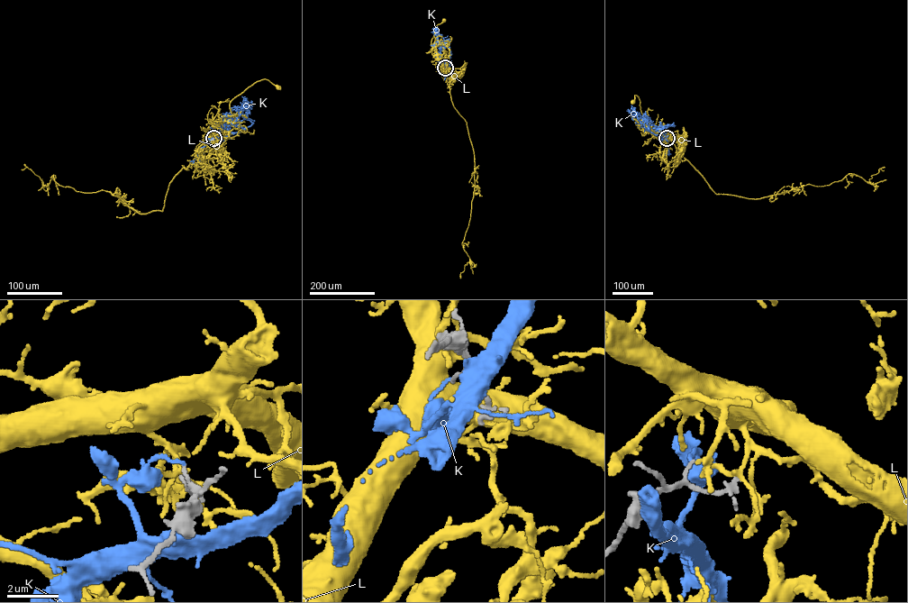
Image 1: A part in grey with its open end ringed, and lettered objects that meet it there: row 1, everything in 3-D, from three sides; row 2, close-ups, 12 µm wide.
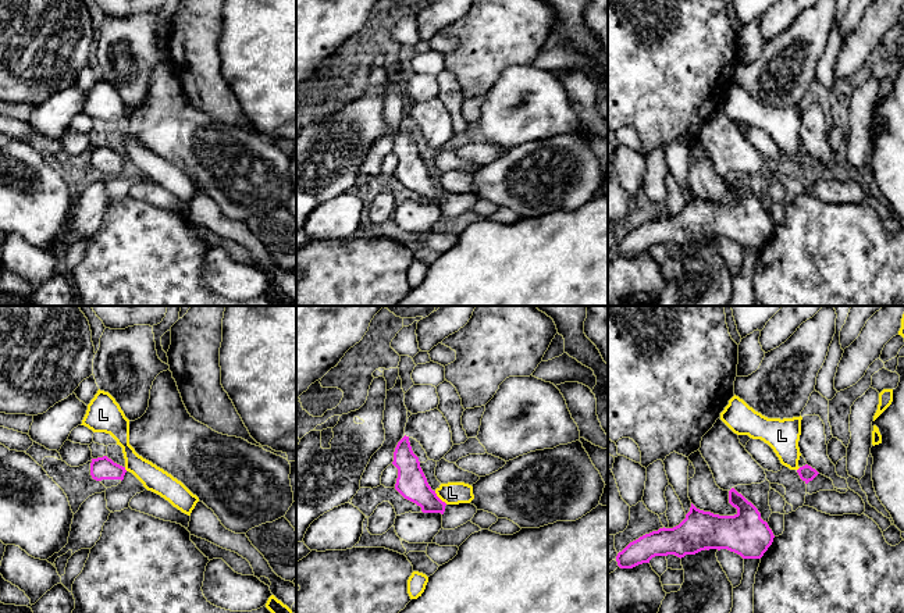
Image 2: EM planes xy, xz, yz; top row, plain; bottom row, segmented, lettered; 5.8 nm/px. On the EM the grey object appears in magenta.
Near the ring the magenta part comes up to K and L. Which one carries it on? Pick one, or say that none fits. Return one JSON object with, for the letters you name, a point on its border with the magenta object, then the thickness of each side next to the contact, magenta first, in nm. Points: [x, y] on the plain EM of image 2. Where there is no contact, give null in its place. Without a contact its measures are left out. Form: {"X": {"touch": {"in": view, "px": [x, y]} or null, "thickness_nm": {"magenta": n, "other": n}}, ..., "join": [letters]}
{"join": []}

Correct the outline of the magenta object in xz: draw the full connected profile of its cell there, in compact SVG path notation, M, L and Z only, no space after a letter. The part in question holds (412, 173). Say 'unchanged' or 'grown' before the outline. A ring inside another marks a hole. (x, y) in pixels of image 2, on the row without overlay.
grown | M403 125L394 140L392 153L398 157L395 178L421 196L423 202L441 202L442 217L455 218L471 210L477 196L471 192L446 193L427 171L419 146L413 142L409 125Z

